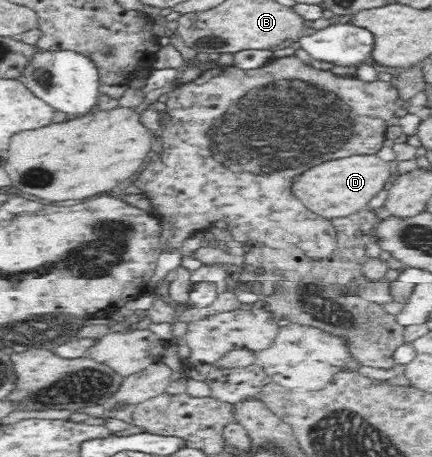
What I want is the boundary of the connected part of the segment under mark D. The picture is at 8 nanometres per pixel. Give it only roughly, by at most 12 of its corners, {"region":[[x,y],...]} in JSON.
{"region":[[376,154],[343,156],[298,175],[292,193],[332,219],[371,205],[391,179]]}

